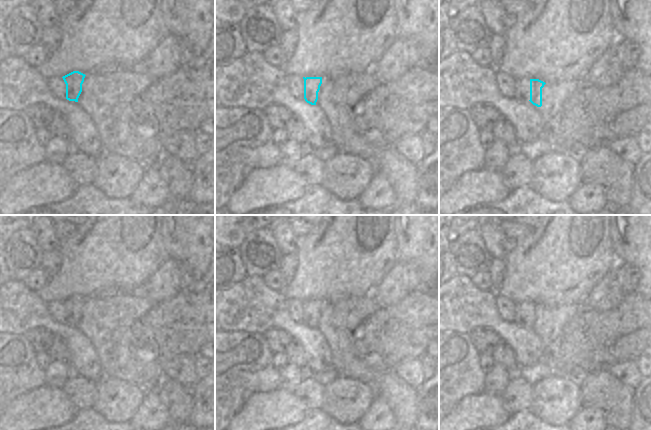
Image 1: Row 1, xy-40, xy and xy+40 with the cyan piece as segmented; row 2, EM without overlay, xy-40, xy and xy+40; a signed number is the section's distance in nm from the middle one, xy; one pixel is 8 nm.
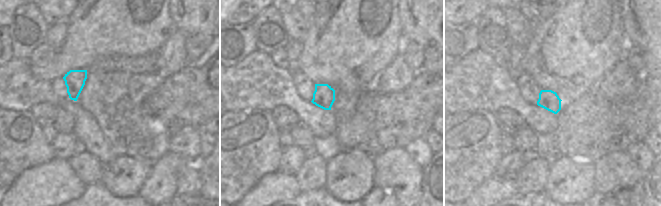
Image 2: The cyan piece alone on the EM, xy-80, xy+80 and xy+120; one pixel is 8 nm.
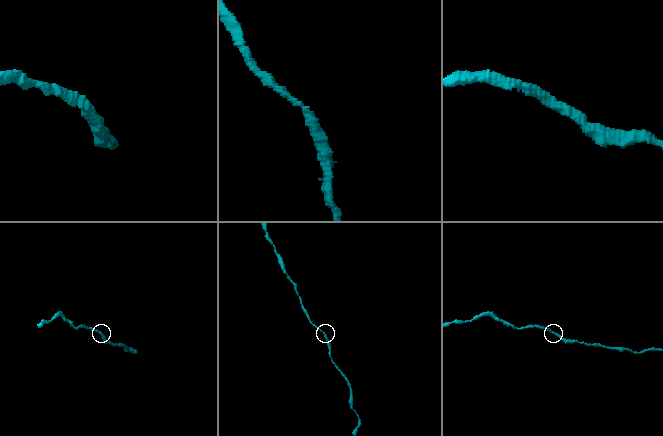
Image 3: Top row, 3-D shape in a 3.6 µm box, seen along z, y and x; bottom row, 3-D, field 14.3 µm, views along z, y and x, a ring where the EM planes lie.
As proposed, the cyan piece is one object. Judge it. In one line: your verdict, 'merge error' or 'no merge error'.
no merge error

